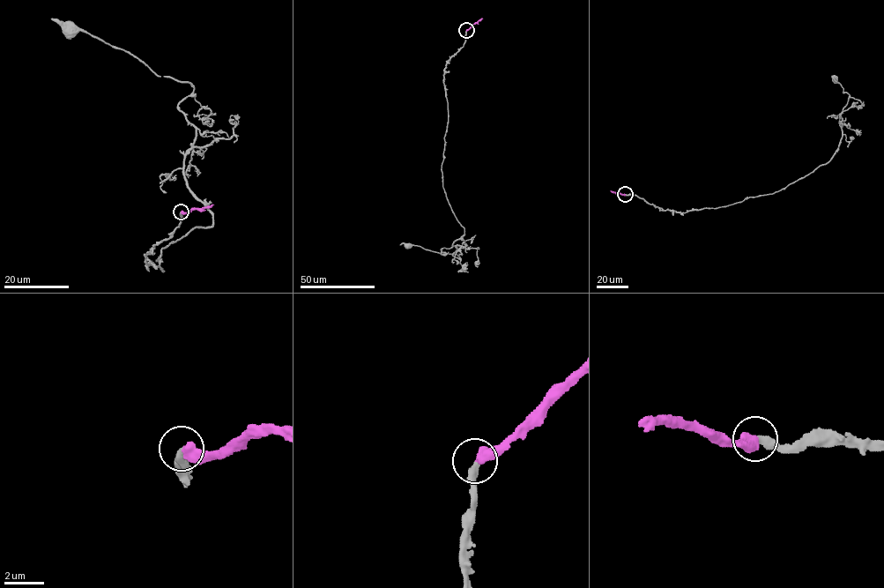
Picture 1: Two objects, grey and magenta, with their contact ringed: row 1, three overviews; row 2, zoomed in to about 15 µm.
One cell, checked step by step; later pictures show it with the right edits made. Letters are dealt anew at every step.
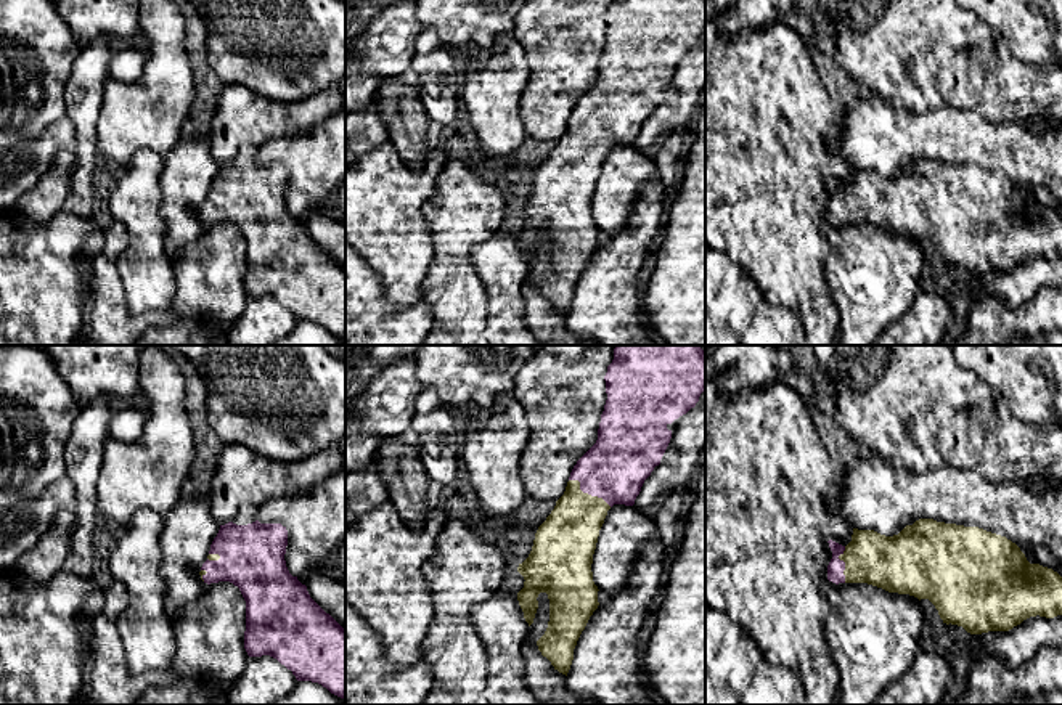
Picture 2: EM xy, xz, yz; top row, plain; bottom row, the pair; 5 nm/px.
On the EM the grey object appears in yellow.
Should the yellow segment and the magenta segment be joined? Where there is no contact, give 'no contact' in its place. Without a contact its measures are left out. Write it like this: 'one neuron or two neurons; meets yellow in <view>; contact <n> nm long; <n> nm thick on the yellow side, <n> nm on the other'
one neuron; meets yellow in xz; contact 260 nm long; 300 nm thick on the yellow side, 320 nm on the other

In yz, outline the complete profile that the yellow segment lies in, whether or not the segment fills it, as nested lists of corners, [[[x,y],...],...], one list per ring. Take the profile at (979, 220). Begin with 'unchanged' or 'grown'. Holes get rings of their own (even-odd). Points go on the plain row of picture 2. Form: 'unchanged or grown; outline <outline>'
grown; outline [[[919,159],[893,177],[853,169],[847,186],[832,180],[827,183],[832,191],[829,222],[868,223],[888,233],[929,239],[943,263],[962,267],[970,275],[1009,271],[1036,255],[1062,255],[1062,217],[1052,209],[1030,204],[1006,177],[978,167]]]

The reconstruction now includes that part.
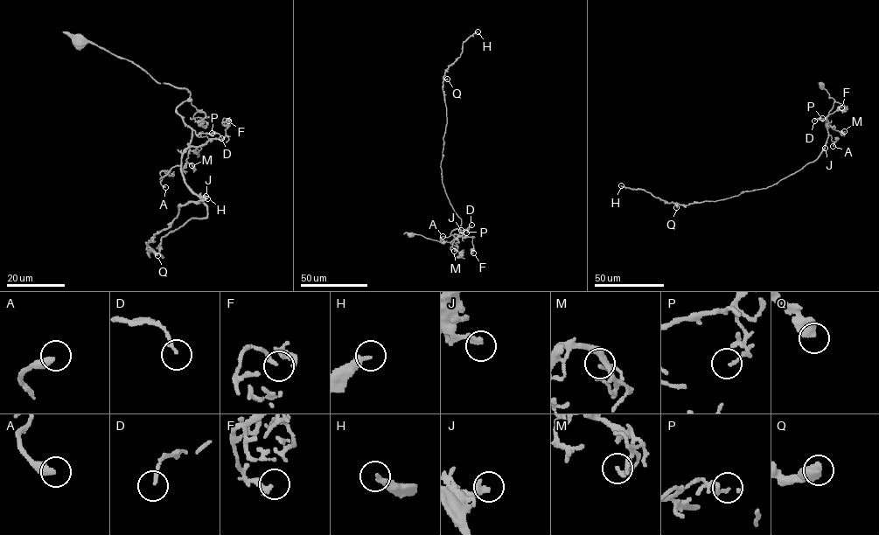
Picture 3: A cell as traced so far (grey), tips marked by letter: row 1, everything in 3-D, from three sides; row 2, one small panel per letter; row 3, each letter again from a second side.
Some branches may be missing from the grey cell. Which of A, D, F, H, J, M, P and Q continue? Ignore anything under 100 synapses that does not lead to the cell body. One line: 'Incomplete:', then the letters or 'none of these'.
Incomplete: H

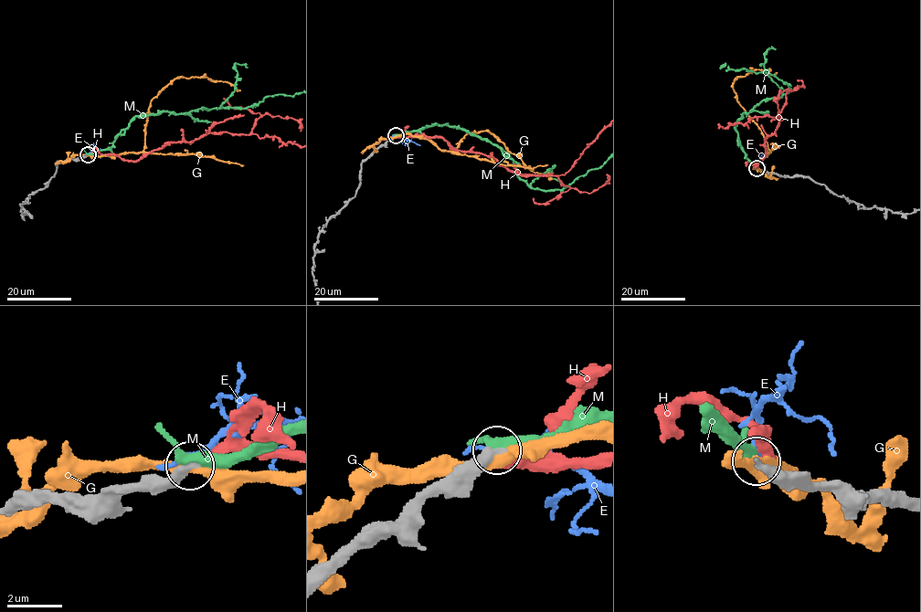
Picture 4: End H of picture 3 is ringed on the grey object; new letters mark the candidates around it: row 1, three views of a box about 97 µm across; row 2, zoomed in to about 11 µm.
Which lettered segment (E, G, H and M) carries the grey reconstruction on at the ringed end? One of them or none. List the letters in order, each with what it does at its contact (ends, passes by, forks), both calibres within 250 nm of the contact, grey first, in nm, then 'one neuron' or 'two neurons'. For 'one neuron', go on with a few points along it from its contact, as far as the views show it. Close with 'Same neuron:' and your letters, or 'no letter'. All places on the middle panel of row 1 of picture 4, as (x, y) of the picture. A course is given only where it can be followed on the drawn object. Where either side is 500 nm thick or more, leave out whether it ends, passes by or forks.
E: it ends; calibres 400 and 240 nm; two neurons
G: it passes by; calibres 480 and 340 nm; two neurons
H: it ends; calibres 360 and 440 nm; two neurons
M: it passes by; calibres 360 and 360 nm; one neuron
Same neuron: M

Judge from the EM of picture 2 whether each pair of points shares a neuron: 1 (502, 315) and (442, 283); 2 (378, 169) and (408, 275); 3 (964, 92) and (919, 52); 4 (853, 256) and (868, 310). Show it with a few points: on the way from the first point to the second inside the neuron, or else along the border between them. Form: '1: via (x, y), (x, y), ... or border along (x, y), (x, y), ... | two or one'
1: border along (476, 273), (487, 297), (486, 328) | two
2: via (375, 196), (371, 199), (371, 240), (381, 249) | one
3: via (953, 84), (931, 61) | one
4: via (866, 268), (868, 297) | one

